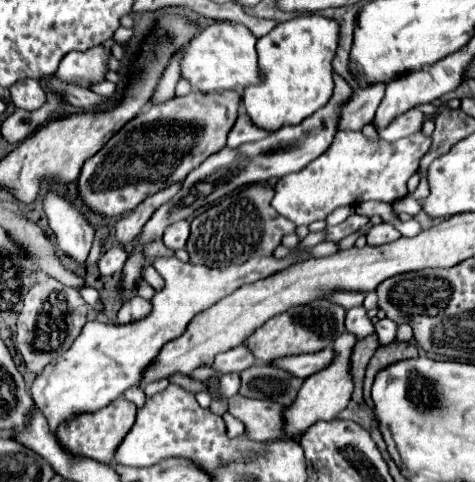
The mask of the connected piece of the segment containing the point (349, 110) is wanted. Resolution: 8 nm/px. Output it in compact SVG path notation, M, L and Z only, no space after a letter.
M370 84L354 92L350 102L342 108L340 130L360 130L364 124L370 124L380 100L384 98L384 88L386 84Z

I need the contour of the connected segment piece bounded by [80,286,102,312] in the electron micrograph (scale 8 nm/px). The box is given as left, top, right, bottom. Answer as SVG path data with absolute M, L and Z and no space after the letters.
M84 286L84 288L80 288L80 294L82 294L82 298L84 298L96 312L102 312L102 302L100 302L98 290L94 290L94 288L90 288L90 286Z

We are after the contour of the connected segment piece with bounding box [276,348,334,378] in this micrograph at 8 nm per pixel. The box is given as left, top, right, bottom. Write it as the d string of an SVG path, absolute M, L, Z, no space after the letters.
M324 348L316 354L302 354L302 356L290 356L290 358L278 360L276 366L284 368L286 372L290 372L298 378L308 378L308 376L328 368L328 364L332 364L332 358L334 358L334 350Z

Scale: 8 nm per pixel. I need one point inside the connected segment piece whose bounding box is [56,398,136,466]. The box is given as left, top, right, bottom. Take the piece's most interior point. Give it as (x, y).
(96, 434)

